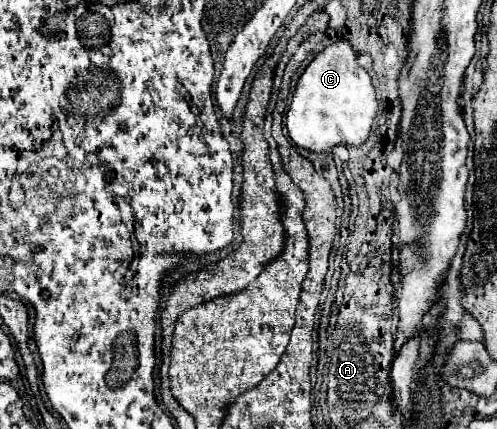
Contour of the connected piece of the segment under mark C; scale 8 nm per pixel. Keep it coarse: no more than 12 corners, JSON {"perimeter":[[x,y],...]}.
{"perimeter":[[341,38],[297,80],[285,122],[299,148],[367,140],[369,74]]}

